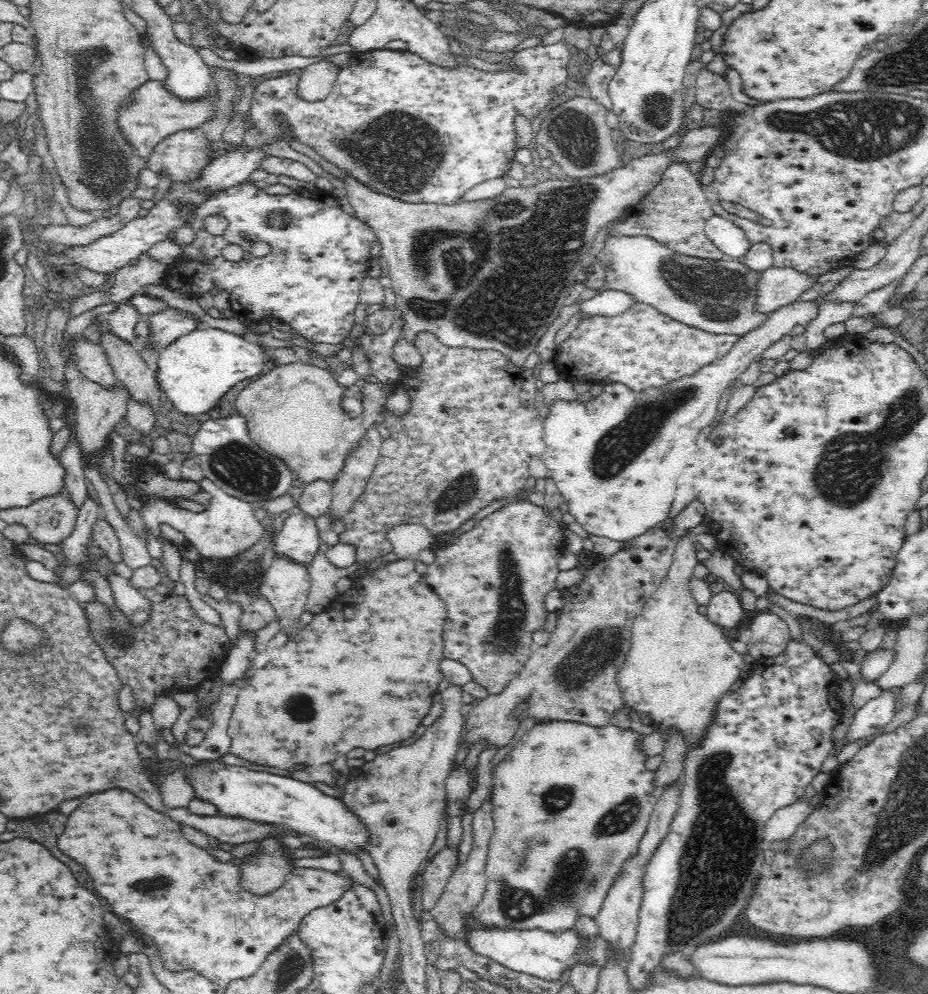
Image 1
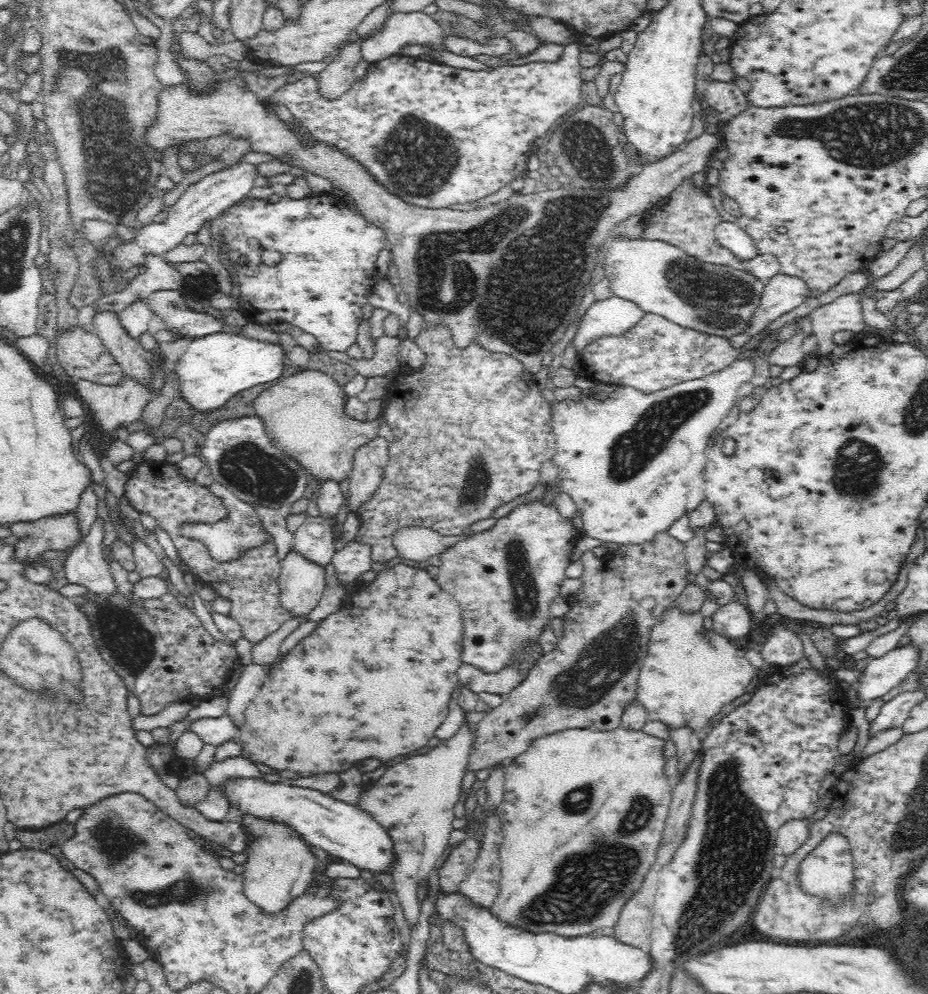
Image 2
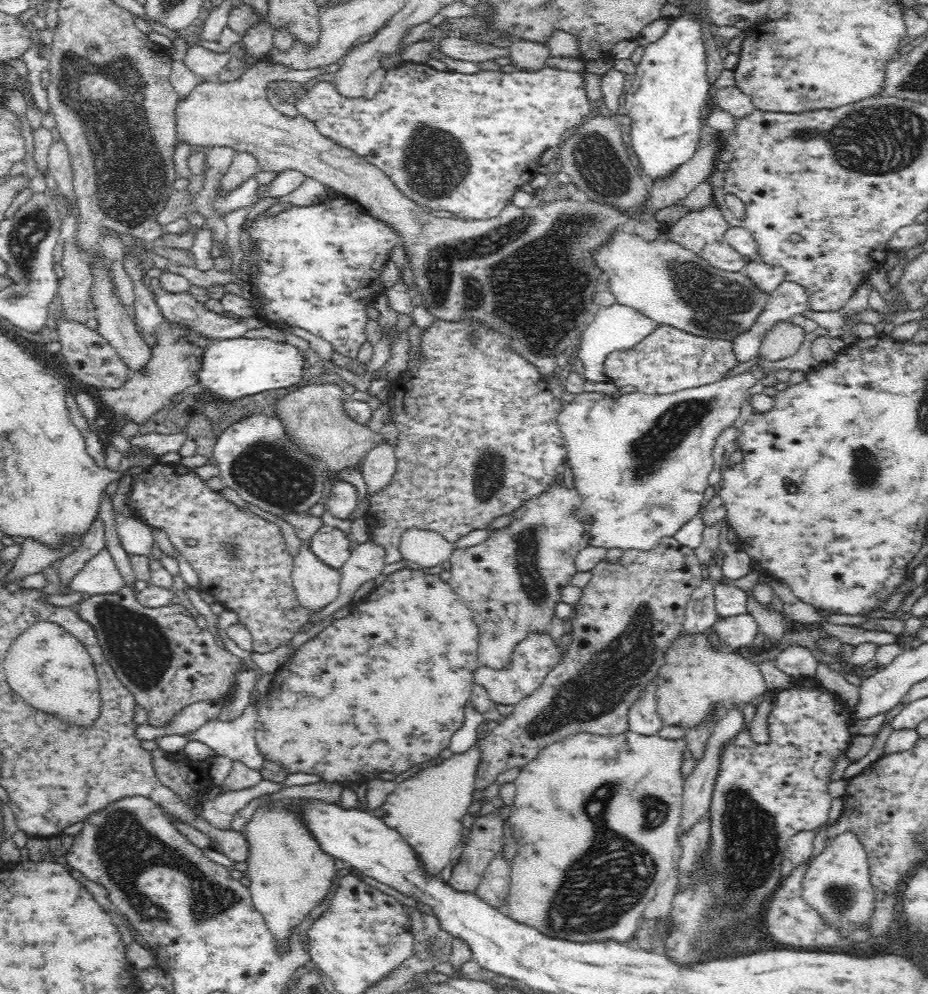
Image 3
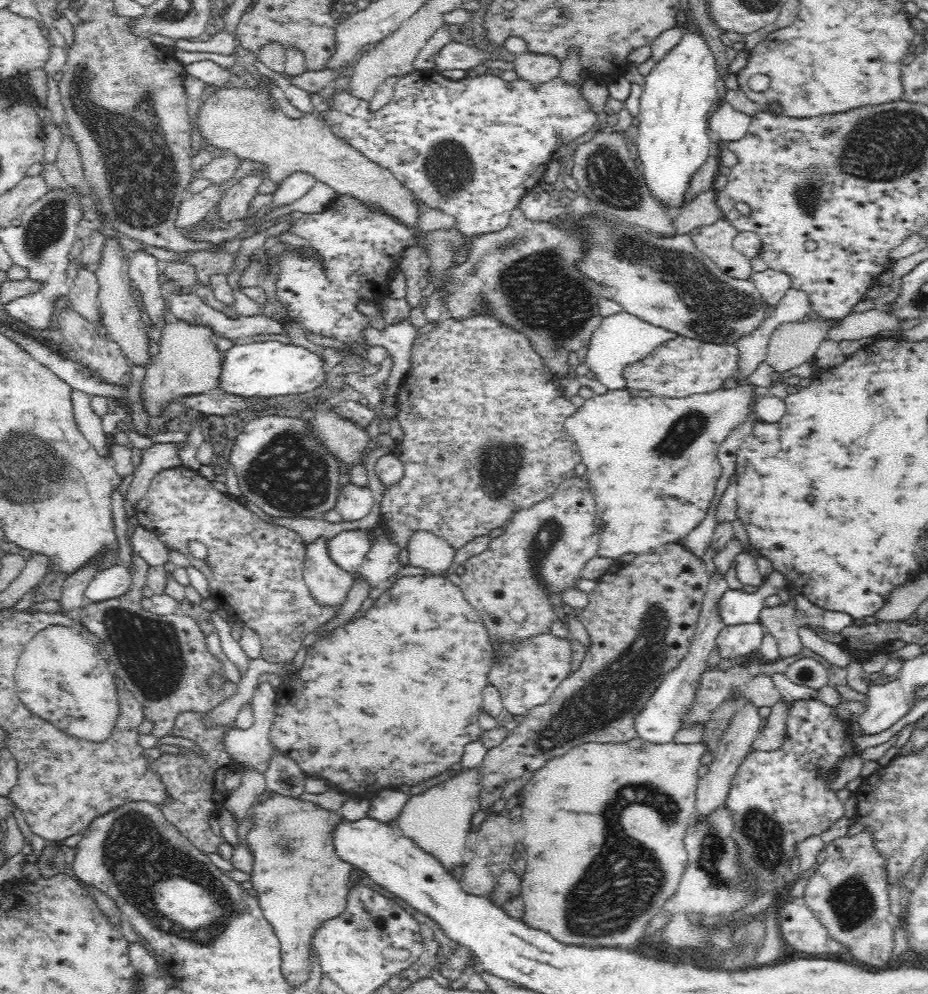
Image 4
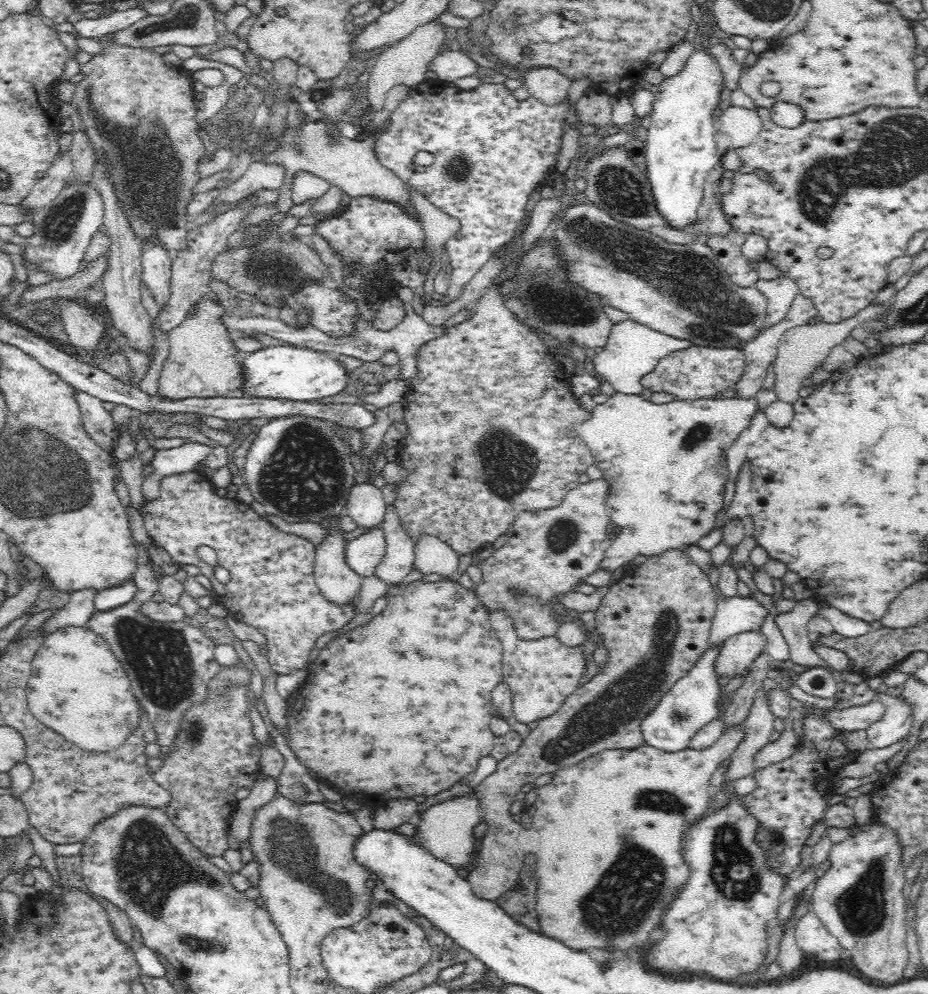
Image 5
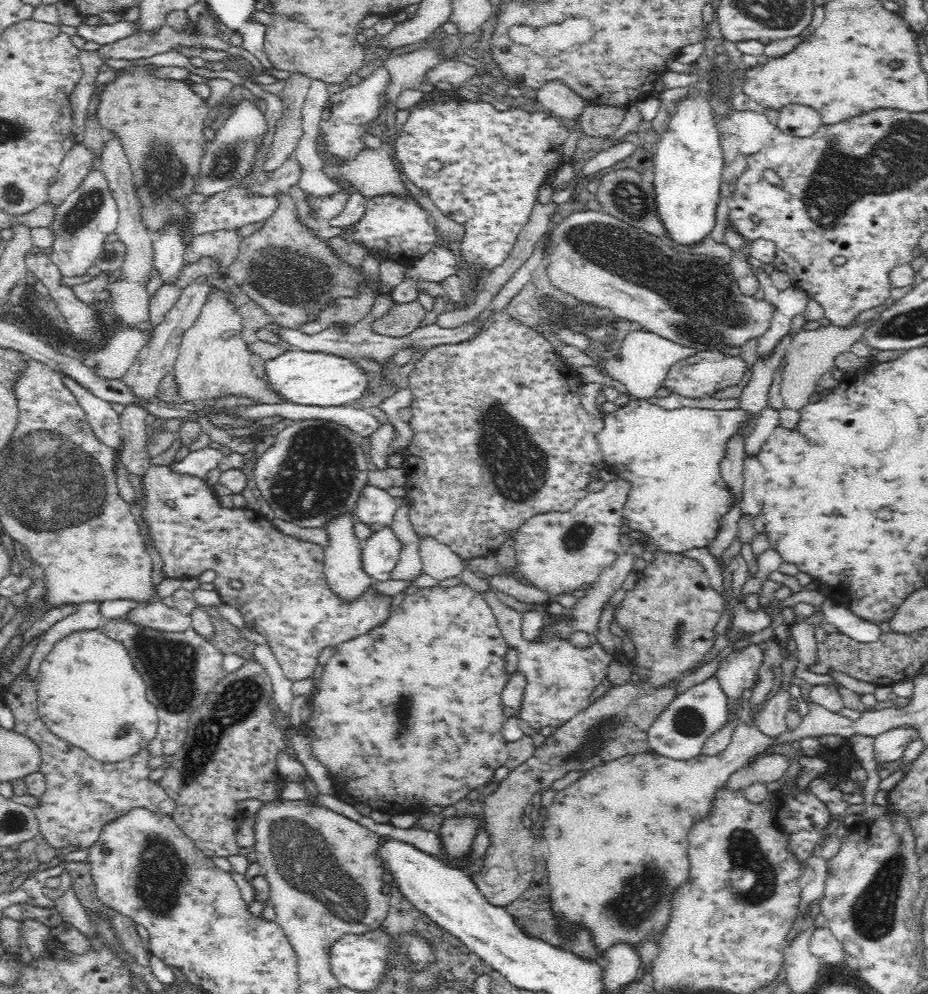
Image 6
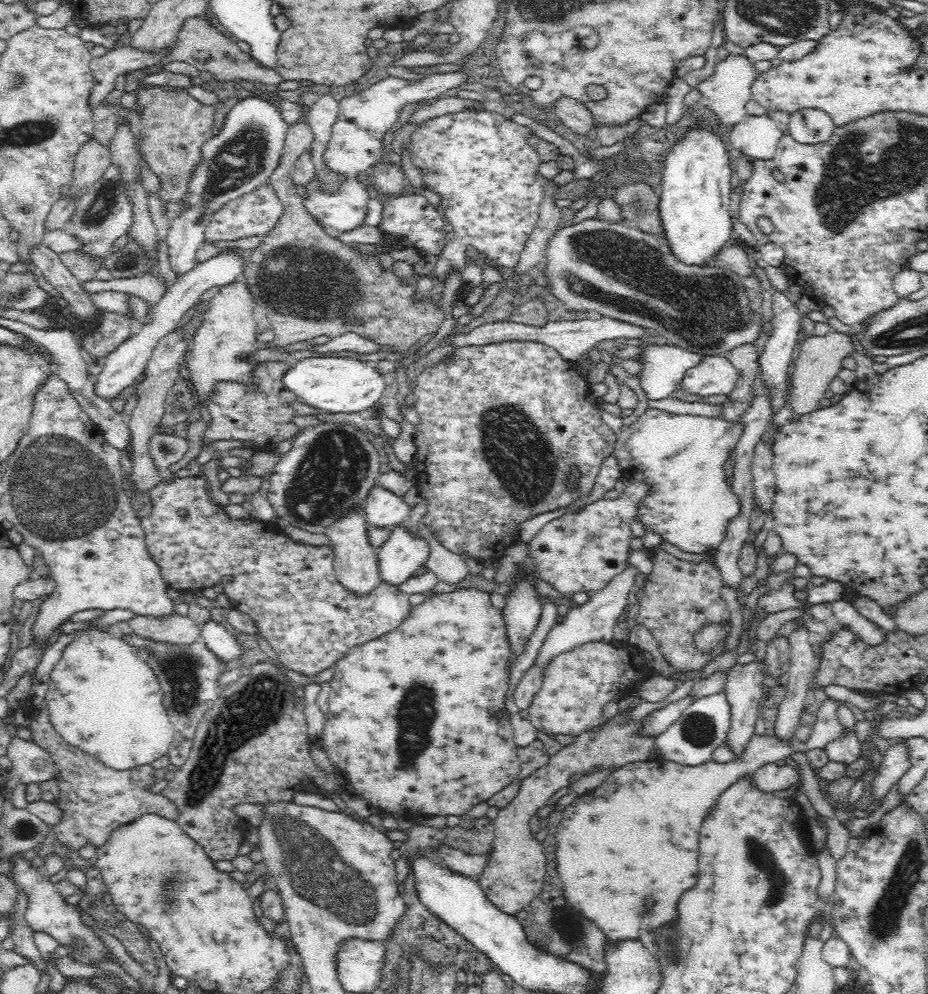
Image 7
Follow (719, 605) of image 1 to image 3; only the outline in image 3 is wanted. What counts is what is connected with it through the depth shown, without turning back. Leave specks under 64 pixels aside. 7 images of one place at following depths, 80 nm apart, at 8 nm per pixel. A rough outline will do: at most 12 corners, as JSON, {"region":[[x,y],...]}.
{"region":[[746,612],[720,616],[713,629],[736,650],[751,646],[759,634]]}

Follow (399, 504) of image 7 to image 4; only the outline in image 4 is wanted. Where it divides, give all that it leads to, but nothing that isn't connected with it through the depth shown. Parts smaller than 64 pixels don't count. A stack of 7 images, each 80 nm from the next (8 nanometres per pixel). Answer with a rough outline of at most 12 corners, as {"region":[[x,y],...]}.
{"region":[[348,483],[339,488],[332,510],[342,520],[369,515],[370,488]]}

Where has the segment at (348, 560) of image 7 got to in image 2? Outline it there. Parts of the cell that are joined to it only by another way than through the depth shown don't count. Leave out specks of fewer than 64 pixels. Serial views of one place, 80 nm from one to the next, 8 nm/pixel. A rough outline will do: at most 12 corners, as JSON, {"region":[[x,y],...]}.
{"region":[[299,552],[279,560],[276,600],[304,618],[323,589],[320,565]]}

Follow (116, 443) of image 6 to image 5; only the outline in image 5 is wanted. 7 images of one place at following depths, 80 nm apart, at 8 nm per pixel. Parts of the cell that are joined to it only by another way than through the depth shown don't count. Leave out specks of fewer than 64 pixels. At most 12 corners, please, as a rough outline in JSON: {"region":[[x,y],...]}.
{"region":[[84,391],[75,399],[86,434],[112,452],[116,425],[102,401]]}

